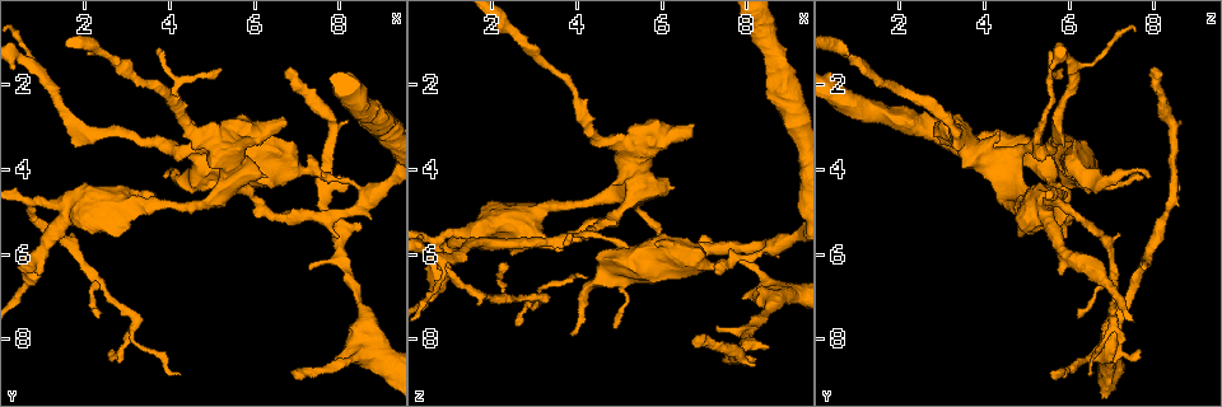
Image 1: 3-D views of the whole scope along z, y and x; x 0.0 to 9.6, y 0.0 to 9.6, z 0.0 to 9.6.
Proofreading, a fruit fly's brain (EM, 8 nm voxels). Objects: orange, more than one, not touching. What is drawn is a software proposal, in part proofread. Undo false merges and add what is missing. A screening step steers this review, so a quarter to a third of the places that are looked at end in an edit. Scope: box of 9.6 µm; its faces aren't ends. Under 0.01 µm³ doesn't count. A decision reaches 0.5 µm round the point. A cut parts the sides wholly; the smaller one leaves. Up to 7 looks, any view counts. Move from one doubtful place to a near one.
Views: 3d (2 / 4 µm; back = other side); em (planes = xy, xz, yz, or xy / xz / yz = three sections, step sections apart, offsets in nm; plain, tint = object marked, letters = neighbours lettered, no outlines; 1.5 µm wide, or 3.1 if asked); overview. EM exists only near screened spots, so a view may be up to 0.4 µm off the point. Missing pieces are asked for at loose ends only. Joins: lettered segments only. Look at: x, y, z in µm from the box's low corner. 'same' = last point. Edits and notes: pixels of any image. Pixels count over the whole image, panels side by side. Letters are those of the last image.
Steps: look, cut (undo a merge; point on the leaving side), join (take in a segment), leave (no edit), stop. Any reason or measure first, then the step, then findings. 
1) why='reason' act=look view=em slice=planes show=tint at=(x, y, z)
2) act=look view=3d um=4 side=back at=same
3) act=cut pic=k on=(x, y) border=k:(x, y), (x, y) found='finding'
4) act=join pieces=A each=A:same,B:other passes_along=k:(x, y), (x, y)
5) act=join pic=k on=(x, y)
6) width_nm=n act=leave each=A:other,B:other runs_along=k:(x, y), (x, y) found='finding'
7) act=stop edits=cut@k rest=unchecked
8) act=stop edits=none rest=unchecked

why='an open end' act=look view=3d um=4 at=(3.85, 4.15, 7.90)

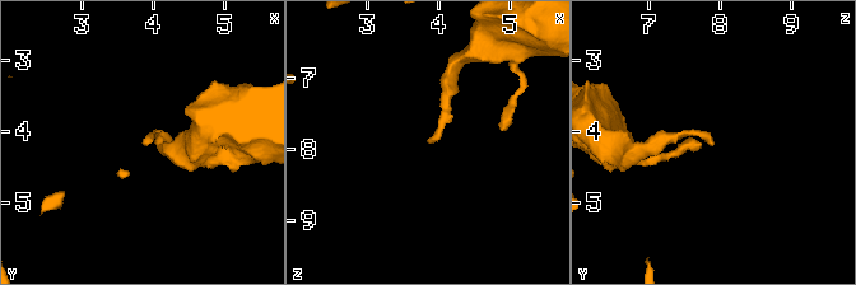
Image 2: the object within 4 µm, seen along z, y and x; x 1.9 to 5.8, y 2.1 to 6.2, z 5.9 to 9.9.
act=look view=em slice=planes show=letters at=(3.90, 4.20, 7.90)

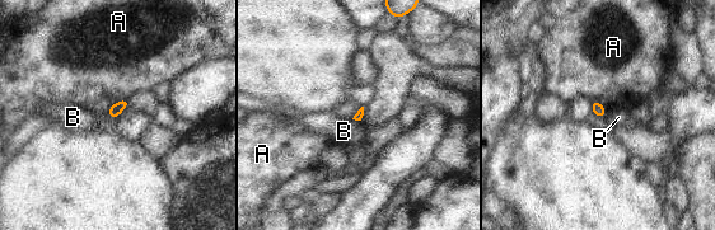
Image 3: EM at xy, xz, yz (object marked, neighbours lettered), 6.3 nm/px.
act=leave each=A:other,B:other border=3:(607, 109), (603, 117) found='none of them fits'

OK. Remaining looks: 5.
act=look view=em slice=planes show=letters at=(6.65, 1.65, 8.05)

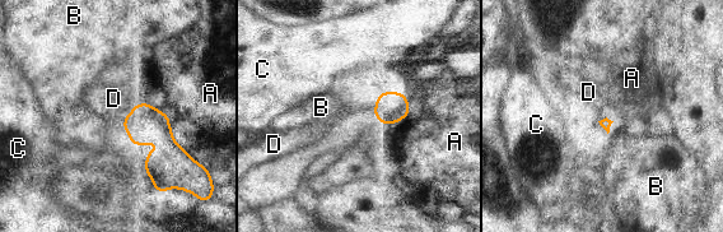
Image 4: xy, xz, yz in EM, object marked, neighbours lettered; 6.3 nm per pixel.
act=leave each=A:other,B:other,C:other,D:other found='no lettered segment goes on from it'

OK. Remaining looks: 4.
why='stops while still wide' act=look view=3d um=2 at=(7.95, 8.35, 7.00)

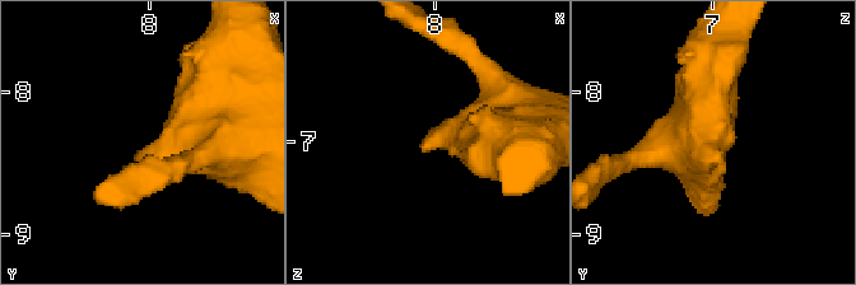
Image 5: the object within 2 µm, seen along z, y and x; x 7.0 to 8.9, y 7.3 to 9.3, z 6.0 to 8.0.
act=look view=em slice=planes show=plain at=(7.90, 8.44, 7.02)

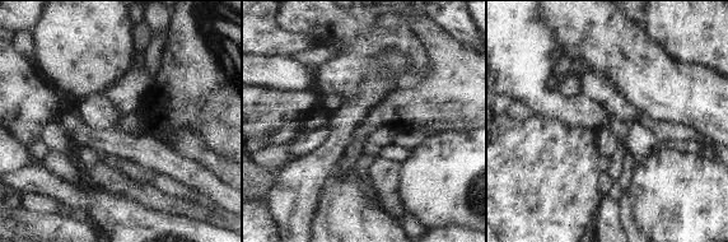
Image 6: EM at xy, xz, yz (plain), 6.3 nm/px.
why='what lies round it' act=look view=em slice=planes show=letters at=same

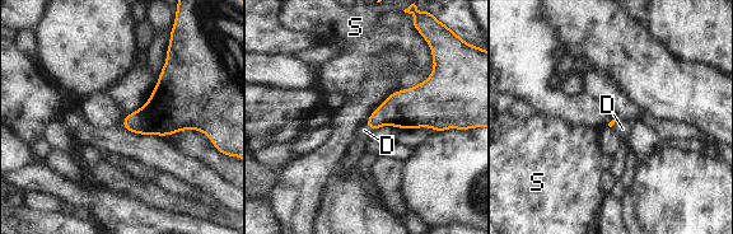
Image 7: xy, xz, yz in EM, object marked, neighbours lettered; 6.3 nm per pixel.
act=join pieces=D each=D:same,S:other passes_along=7:(404, 108), (369, 127), (364, 130) found='the neuron continues'

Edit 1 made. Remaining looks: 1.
act=stop edits=join@7 rest=unchecked

